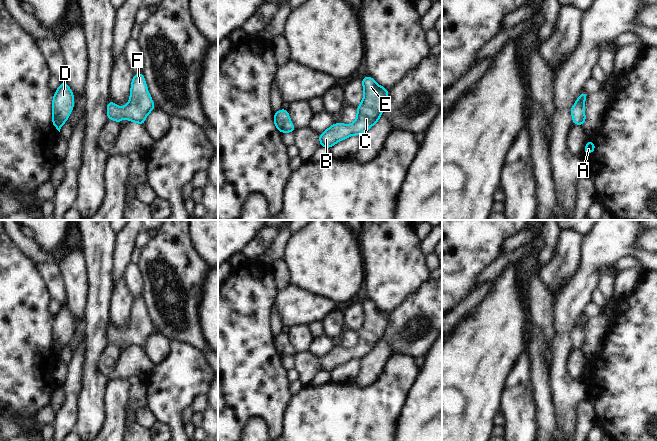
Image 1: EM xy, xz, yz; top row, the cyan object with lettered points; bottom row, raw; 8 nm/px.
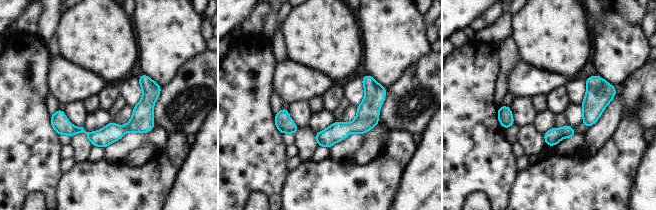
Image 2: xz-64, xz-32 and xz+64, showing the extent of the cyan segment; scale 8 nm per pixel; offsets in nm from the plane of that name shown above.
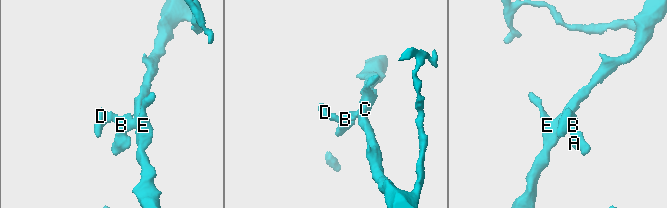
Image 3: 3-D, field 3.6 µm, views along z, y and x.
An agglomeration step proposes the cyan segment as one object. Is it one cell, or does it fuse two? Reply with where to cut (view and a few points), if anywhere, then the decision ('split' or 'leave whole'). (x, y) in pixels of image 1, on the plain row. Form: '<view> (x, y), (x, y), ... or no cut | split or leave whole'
no cut | leave whole

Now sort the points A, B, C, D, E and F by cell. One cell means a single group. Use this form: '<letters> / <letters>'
A B C D E F

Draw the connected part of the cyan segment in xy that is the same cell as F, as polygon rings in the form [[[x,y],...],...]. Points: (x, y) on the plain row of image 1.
[[[140,295],[133,299],[128,328],[120,332],[110,323],[107,328],[107,342],[120,348],[124,341],[130,346],[137,346],[144,351],[145,342],[154,333],[155,329],[147,314],[143,298]]]

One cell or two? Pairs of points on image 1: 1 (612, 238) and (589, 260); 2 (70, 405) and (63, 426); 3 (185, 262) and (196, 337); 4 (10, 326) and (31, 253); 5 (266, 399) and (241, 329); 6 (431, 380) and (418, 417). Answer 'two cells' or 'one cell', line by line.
1: one cell
2: one cell
3: one cell
4: two cells
5: one cell
6: one cell

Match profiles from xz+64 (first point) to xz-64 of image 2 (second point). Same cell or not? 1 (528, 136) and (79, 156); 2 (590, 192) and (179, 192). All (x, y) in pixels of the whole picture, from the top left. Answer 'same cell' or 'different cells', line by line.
1: same cell
2: different cells

